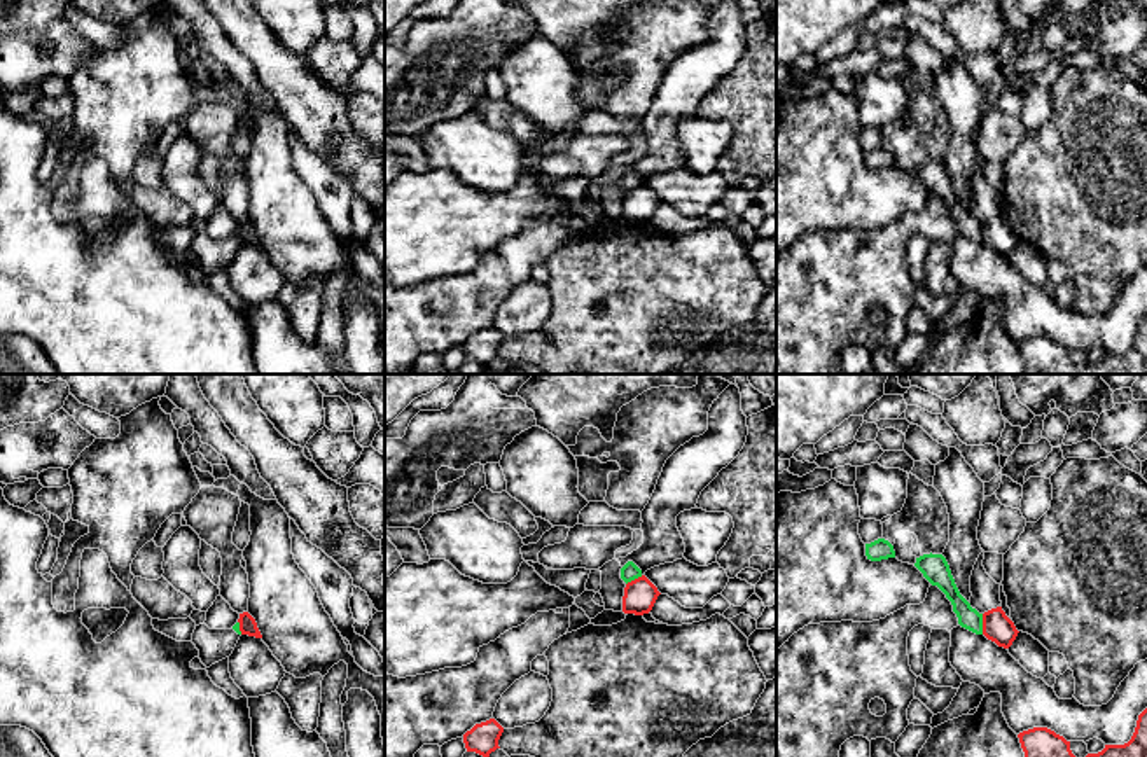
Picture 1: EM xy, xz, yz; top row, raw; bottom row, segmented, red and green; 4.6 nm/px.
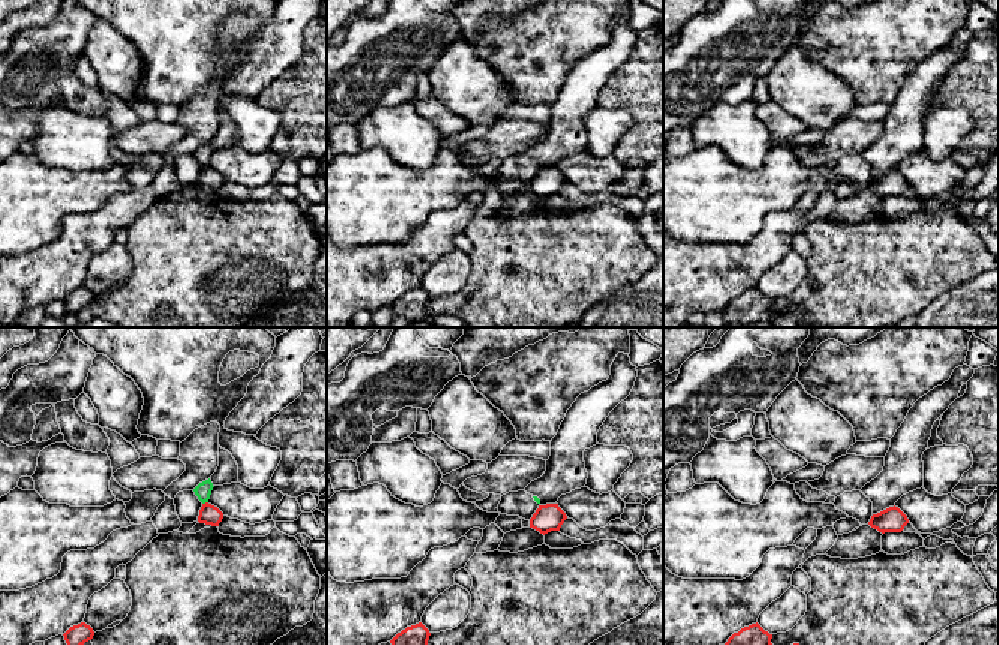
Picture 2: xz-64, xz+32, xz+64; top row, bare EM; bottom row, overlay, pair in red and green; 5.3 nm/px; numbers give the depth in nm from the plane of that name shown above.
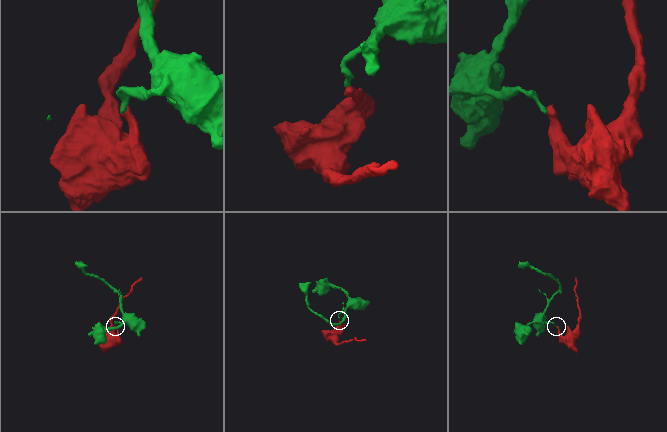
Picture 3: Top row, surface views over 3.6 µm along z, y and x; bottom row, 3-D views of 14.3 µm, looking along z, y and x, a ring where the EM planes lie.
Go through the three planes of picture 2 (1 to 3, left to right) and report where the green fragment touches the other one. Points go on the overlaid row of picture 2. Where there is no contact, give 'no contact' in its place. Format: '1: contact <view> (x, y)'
1: contact xz-64 (206, 503)
2: no contact
3: no contact

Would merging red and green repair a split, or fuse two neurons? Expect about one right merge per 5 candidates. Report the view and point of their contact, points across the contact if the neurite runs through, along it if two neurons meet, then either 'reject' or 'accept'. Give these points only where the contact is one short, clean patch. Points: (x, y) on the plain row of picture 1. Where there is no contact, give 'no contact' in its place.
contact yz (983, 233); border yz (981, 222), (983, 242); reject

